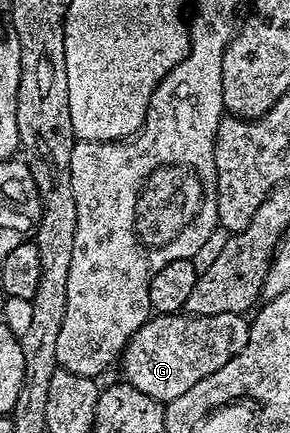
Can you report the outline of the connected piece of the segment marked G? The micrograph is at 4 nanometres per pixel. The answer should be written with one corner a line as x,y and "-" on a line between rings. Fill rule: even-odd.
179,312
149,318
124,347
123,377
138,392
167,404
206,376
218,372
226,360
238,356
248,343
249,319
243,314
206,316

